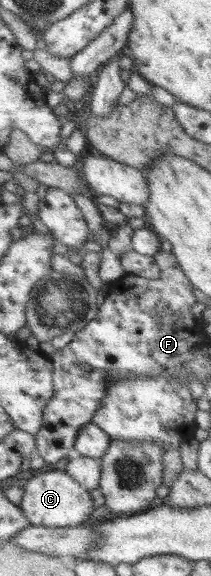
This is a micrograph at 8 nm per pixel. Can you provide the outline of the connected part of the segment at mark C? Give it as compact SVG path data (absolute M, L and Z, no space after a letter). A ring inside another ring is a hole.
M64 470L35 472L27 480L22 502L18 507L22 515L26 517L26 521L38 527L77 527L94 520L89 491Z

